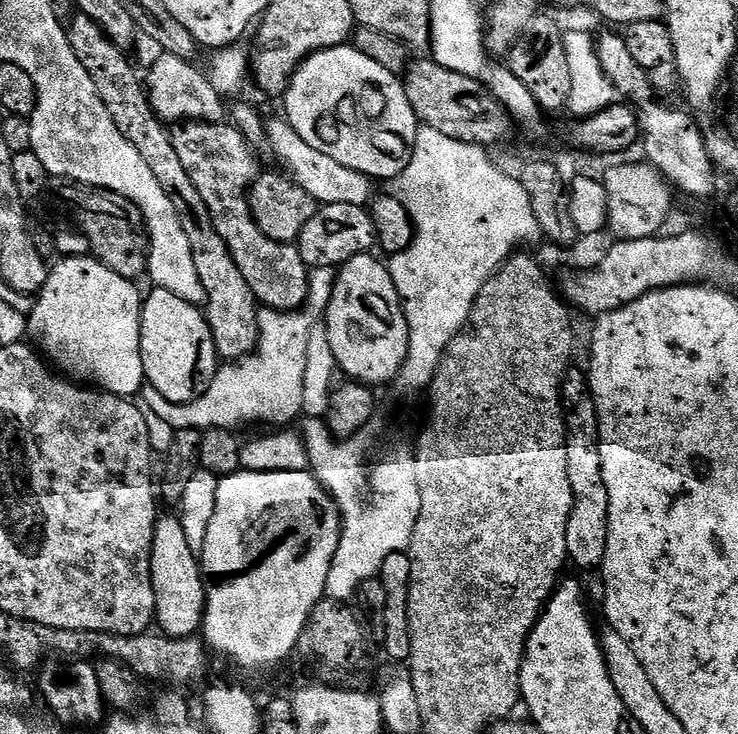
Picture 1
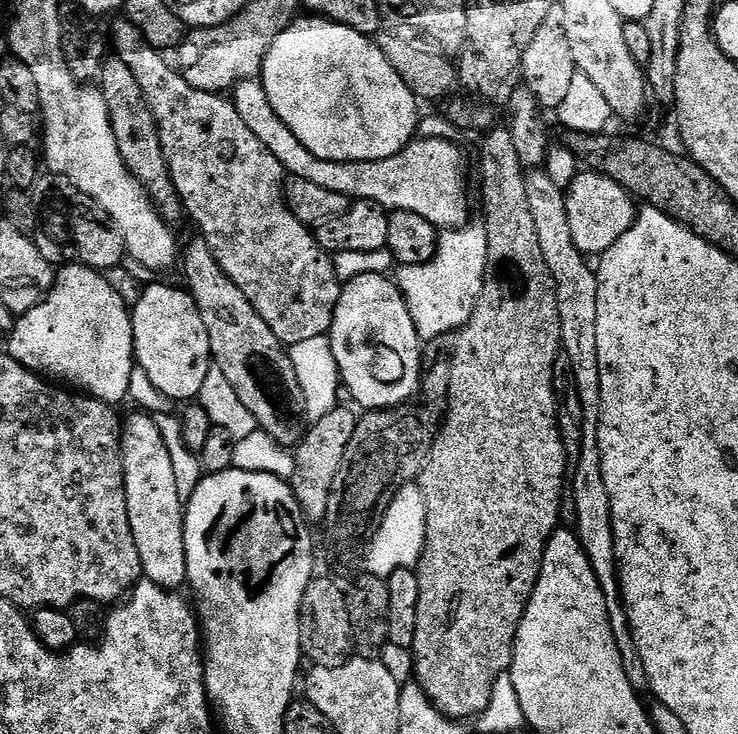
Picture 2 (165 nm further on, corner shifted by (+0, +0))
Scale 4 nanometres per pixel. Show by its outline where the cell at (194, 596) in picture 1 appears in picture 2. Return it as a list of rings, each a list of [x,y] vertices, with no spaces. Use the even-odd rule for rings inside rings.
[[[136,414],[122,424],[120,451],[124,454],[124,485],[126,486],[126,510],[130,514],[130,530],[134,534],[134,546],[138,546],[138,558],[142,562],[143,579],[169,590],[183,589],[188,583],[186,550],[184,549],[185,501],[180,499],[174,483],[174,465],[170,462],[170,450],[162,442],[162,434],[155,419],[148,414]]]

